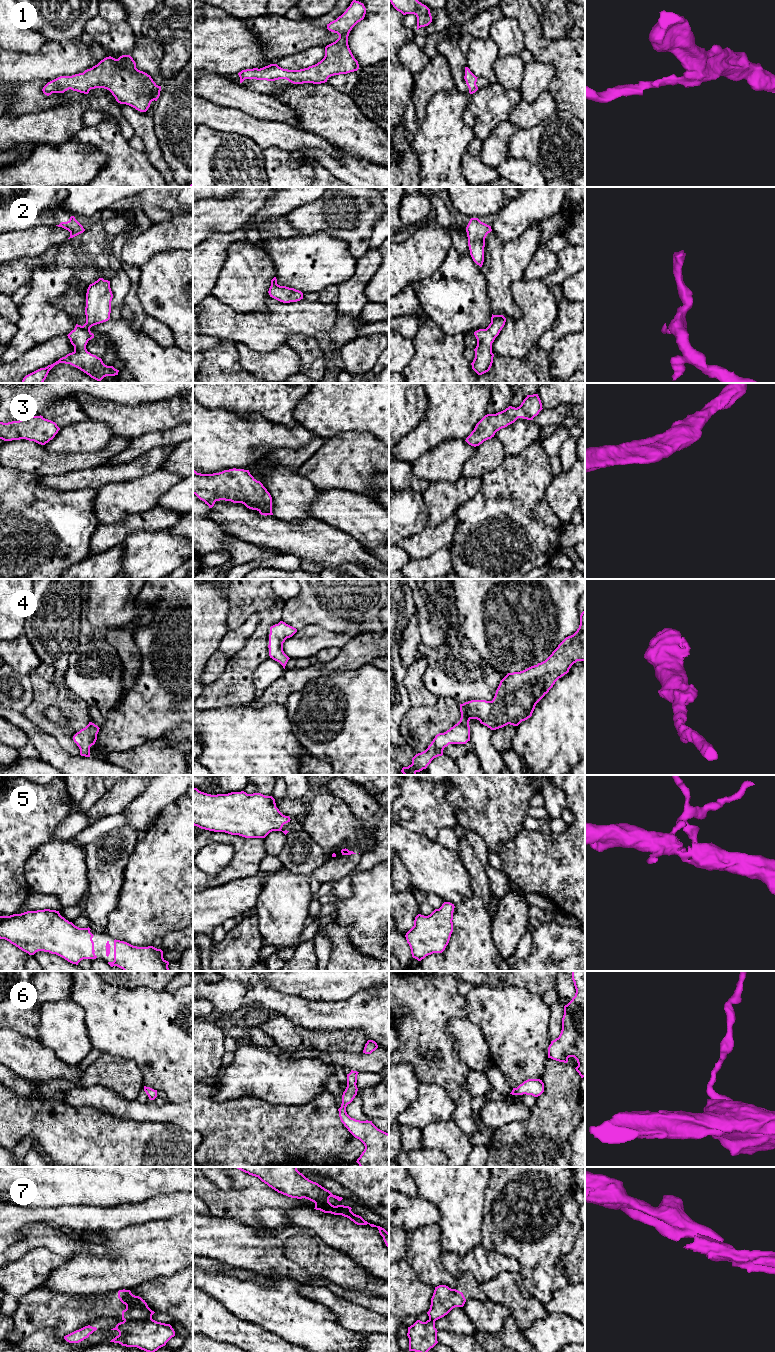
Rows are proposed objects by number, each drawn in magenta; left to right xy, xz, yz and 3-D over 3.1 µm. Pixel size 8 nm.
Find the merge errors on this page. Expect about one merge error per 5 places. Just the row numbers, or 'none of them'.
7

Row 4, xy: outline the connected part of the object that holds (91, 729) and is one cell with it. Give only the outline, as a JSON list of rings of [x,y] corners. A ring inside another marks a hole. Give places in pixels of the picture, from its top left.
[[[92,722],[73,736],[74,742],[80,749],[80,755],[90,757],[90,747],[95,744],[99,727]]]

